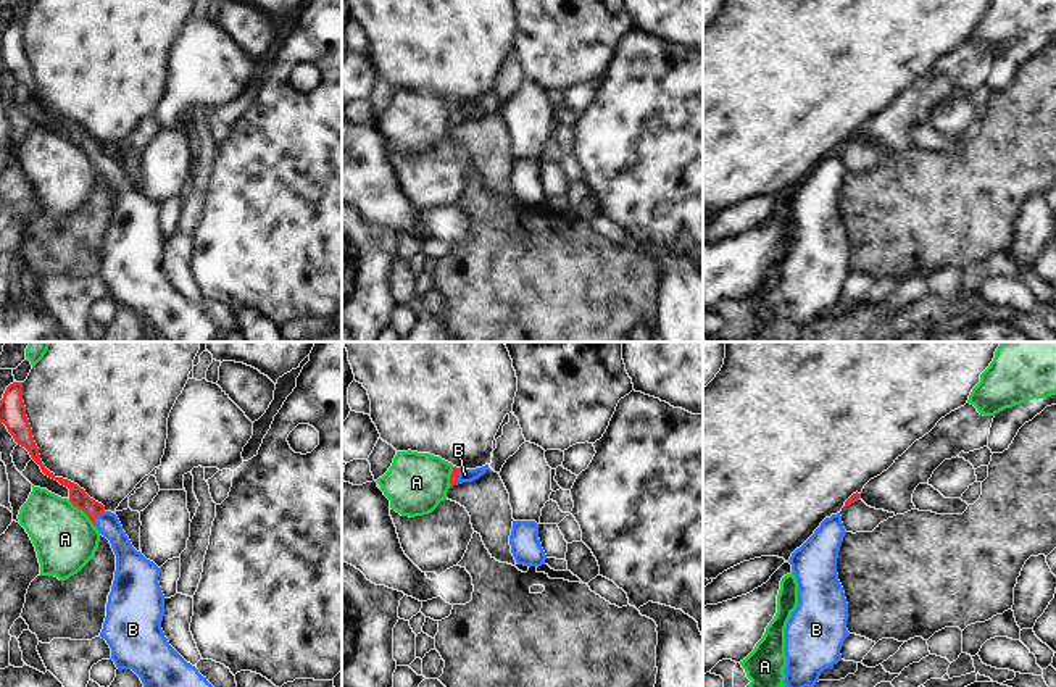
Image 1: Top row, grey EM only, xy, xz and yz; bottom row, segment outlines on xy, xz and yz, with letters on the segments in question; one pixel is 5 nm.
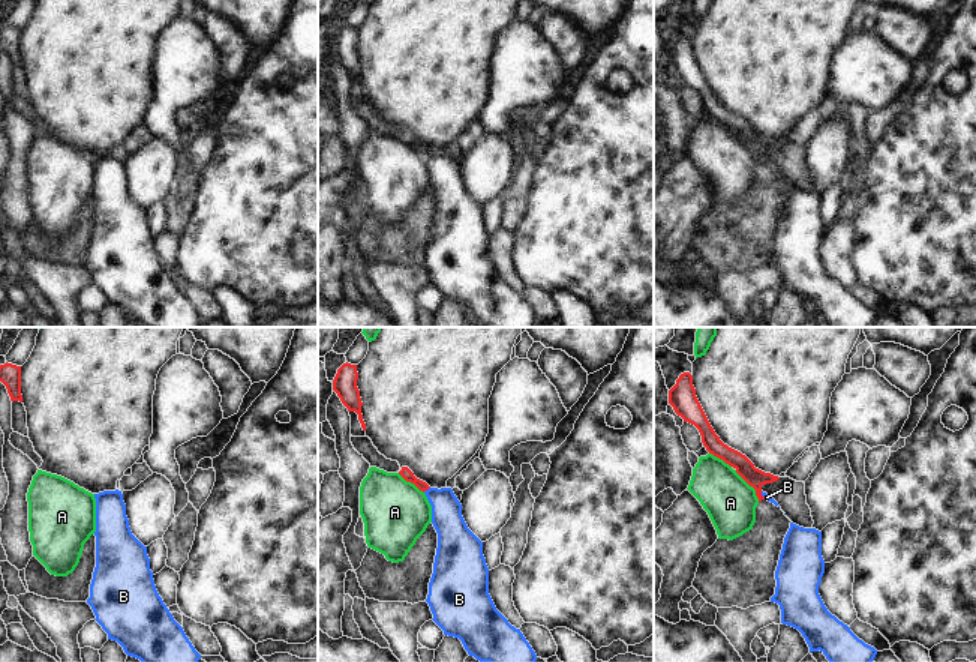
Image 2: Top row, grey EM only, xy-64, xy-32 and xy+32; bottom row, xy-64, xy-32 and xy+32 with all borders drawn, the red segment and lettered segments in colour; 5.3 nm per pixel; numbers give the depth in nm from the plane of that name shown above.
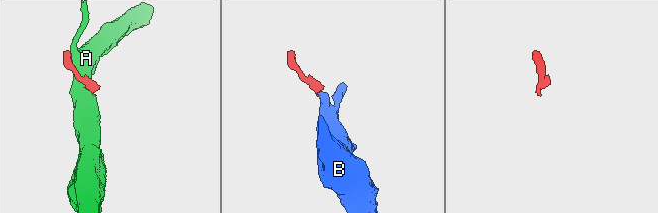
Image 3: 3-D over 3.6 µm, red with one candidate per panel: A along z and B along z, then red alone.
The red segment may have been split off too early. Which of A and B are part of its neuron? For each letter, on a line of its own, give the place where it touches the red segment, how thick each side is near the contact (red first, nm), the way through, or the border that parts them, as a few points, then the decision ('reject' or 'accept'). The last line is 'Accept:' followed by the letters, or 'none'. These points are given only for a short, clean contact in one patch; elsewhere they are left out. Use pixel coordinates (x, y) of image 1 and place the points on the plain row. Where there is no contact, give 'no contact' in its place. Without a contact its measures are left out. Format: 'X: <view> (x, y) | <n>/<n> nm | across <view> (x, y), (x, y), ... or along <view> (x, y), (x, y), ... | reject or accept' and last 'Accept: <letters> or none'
A: xy (83, 149) | 90/320 nm | reject
B: xy (95, 155) | 90/120 nm | across xy (78, 136), (95, 155), (108, 163) | accept
Accept: B

